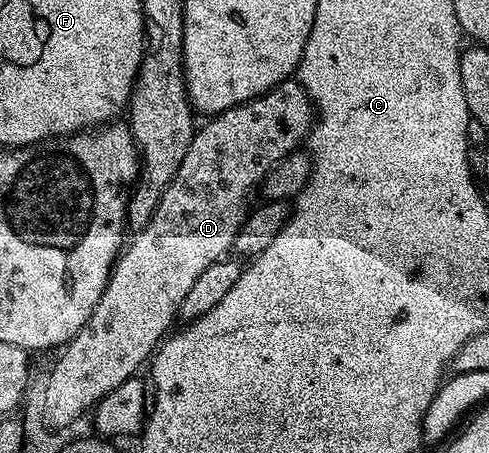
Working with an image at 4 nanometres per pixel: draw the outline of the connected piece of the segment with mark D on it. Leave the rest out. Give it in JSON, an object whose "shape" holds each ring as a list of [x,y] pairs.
{"shape":[[[290,77],[258,99],[227,109],[194,130],[191,145],[187,145],[187,153],[183,157],[183,165],[179,165],[179,173],[175,173],[167,185],[151,221],[147,221],[145,228],[132,236],[130,243],[128,240],[113,265],[97,308],[83,329],[79,329],[77,336],[70,339],[58,354],[62,355],[58,357],[45,383],[45,400],[41,403],[45,410],[44,422],[50,428],[71,426],[85,410],[88,412],[96,408],[104,395],[138,374],[141,362],[145,358],[146,362],[166,338],[173,318],[178,318],[183,297],[187,297],[191,285],[199,281],[203,269],[230,254],[235,237],[251,211],[249,194],[262,186],[265,175],[280,159],[306,142],[314,118],[315,108],[309,101],[308,93],[296,78]]]}

